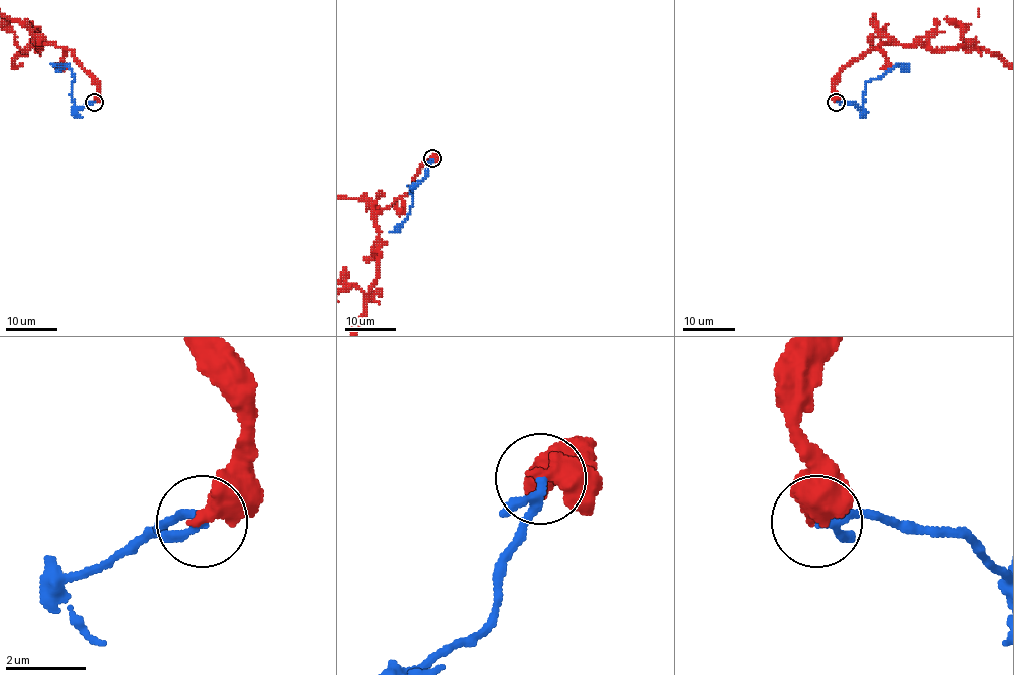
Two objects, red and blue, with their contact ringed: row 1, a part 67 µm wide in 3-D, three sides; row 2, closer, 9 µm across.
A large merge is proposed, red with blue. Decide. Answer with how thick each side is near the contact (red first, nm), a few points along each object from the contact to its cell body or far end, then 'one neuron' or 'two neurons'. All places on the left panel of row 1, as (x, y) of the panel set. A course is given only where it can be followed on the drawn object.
500/180 nm | blue via (94, 102), (77, 109), (71, 96), (74, 78), (70, 68), (51, 63) | two neurons

